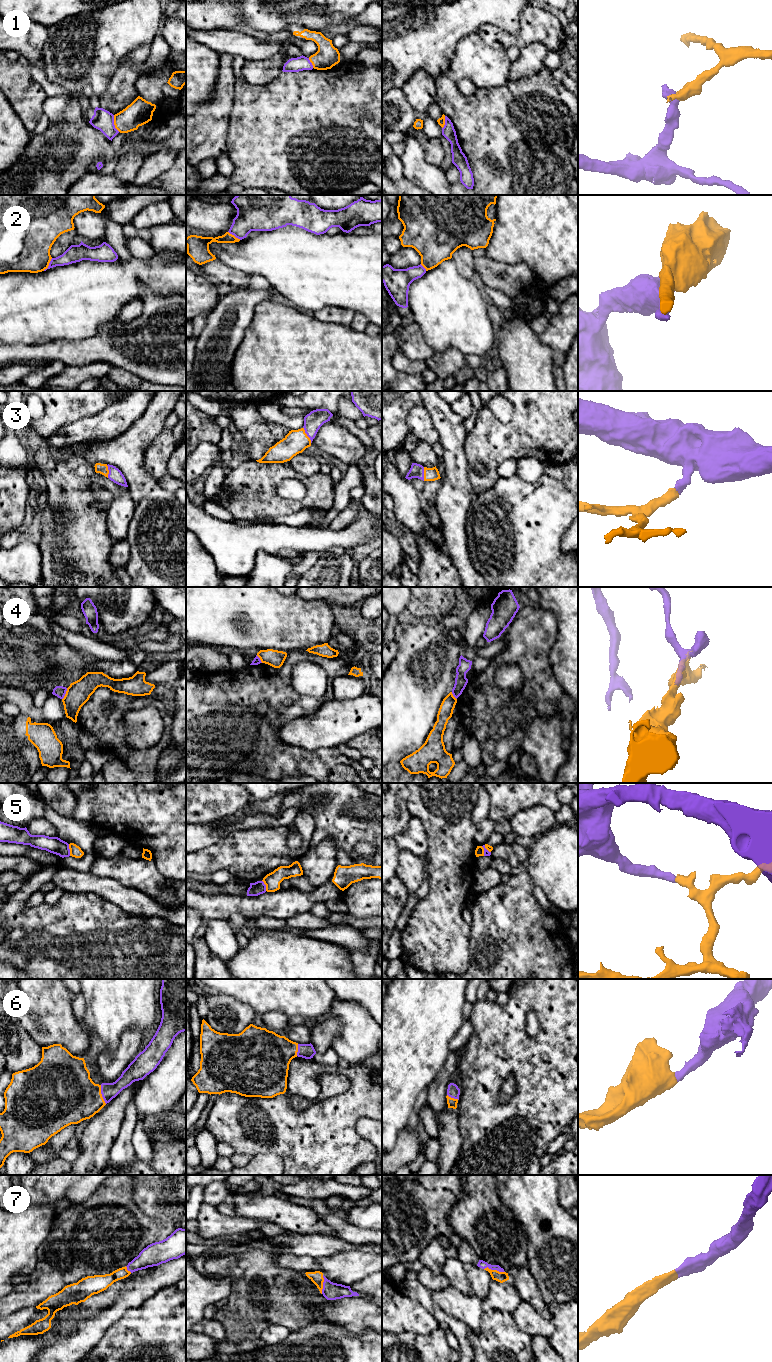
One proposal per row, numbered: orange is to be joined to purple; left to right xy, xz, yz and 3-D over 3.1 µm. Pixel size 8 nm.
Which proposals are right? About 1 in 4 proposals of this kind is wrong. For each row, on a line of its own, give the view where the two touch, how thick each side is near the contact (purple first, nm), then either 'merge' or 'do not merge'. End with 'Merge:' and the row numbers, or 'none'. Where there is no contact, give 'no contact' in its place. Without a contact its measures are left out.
1: contact in xy; calibres 170 and 200 nm; do not merge
2: contact in xy; calibres 140 and 400 nm; do not merge
3: contact in xz; calibres 150 and 190 nm; merge
4: contact in xy; calibres 90 and 190 nm; do not merge
5: contact in xy; calibres 140 and 100 nm; do not merge
6: contact in xy; calibres 130 and 440 nm; merge
7: contact in yz; calibres 70 and 90 nm; merge
Merge: 3, 6, 7

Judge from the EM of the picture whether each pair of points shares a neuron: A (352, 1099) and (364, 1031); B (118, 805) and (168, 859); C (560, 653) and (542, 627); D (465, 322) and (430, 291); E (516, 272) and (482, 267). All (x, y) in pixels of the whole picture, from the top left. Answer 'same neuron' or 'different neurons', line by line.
A: different neurons
B: same neuron
C: different neurons
D: same neuron
E: same neuron

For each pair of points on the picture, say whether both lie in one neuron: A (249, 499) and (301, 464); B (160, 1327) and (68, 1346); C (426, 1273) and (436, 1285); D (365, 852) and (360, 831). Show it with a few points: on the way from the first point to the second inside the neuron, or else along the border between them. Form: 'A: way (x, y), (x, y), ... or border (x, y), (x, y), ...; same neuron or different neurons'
A: border (290, 466), (305, 476), (312, 476), (317, 473); different neurons
B: border (115, 1321), (89, 1351); different neurons
C: way (427, 1276), (433, 1282); same neuron
D: border (371, 844), (360, 842), (353, 851); different neurons

